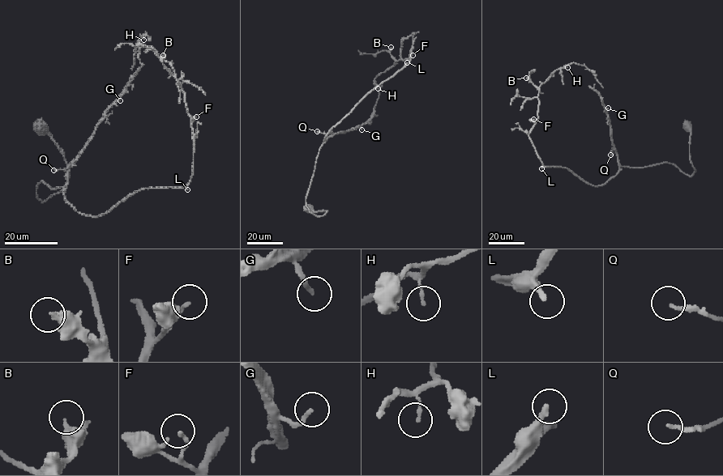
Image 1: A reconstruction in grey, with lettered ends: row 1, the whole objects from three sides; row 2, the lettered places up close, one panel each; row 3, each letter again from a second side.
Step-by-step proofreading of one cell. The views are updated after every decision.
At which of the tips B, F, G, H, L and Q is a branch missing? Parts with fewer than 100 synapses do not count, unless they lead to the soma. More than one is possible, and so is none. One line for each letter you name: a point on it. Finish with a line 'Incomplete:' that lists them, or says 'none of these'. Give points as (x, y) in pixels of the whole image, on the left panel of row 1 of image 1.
L: at (187, 189)
Incomplete: L

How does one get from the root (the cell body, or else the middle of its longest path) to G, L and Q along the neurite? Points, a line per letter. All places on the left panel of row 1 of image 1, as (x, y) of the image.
G: (41, 127), (68, 167), (66, 185), (42, 201), (37, 185), (65, 185), (70, 163), (120, 100)
L: (41, 127), (68, 167), (66, 185), (42, 201), (41, 181), (94, 216), (144, 189), (187, 189)
Q: (41, 127), (68, 167), (66, 185), (42, 201), (37, 185), (64, 186), (75, 160), (53, 170)

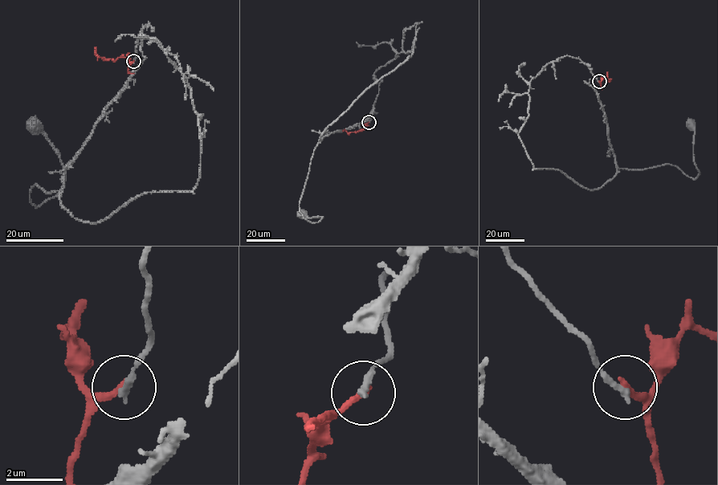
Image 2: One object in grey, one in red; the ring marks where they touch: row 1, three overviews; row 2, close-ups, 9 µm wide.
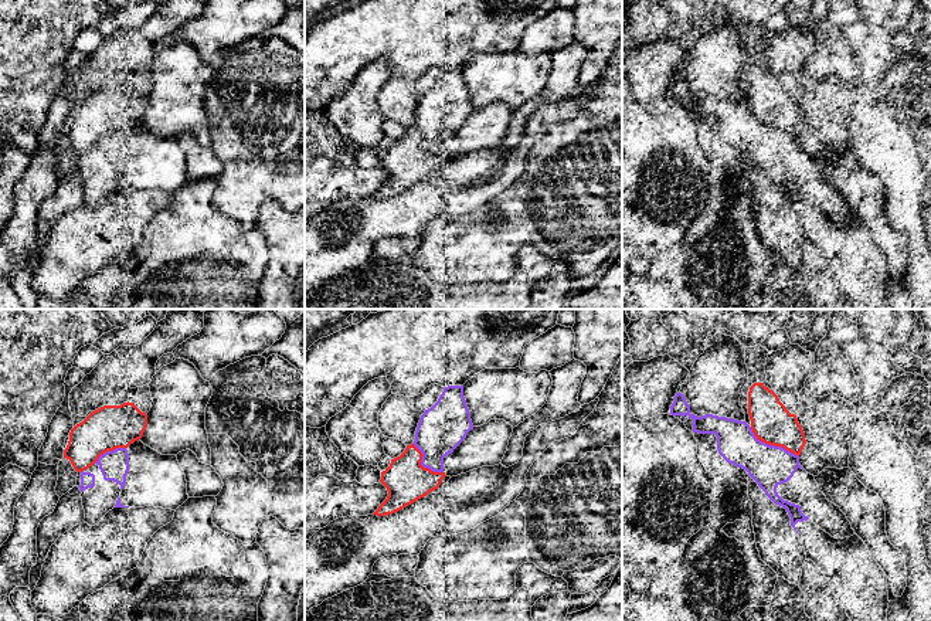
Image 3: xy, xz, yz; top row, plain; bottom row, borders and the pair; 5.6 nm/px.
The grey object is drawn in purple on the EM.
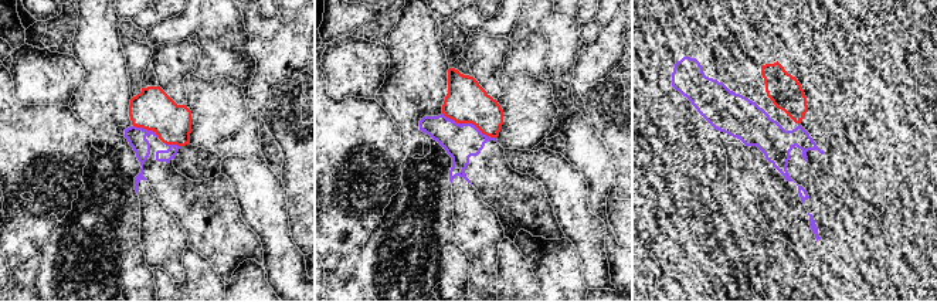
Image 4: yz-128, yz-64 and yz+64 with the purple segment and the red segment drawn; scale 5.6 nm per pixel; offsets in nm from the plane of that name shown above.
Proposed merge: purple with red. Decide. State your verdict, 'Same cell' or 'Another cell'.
Another cell

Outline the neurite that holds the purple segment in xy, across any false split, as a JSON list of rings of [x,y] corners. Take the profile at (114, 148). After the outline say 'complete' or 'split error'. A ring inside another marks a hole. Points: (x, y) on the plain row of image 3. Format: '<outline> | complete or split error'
[[[116,130],[102,136],[88,152],[78,155],[84,204],[95,208],[113,190],[129,190],[120,186],[120,176],[129,155],[129,136],[126,130]]] | split error

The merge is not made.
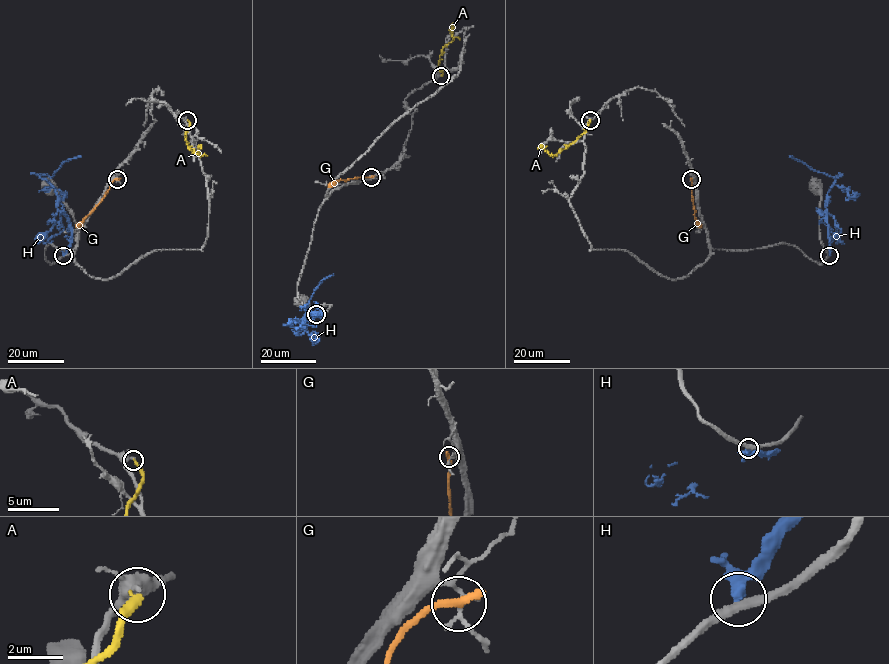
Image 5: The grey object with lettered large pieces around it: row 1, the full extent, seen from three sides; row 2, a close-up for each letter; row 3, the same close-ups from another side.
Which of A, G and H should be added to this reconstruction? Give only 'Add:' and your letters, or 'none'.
Add: none

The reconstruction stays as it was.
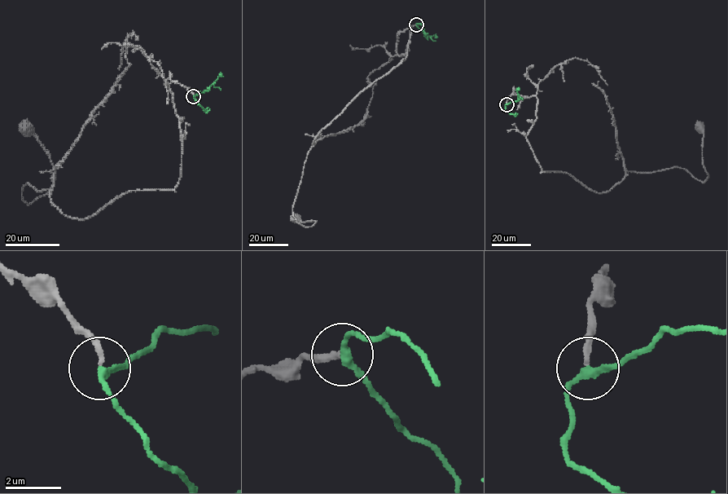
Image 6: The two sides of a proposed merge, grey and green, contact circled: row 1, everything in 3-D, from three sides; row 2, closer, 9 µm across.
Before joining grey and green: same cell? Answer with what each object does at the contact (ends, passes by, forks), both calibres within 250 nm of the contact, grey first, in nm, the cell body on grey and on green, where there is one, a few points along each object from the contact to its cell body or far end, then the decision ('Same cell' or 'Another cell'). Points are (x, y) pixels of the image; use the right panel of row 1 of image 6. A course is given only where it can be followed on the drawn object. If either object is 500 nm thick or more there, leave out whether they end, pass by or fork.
At the ring grey ends. At the ring green passes by. Thickness 190 nm (grey) against 240 nm. Soma of grey: (699, 127). Soma of green: none. Course of grey: (506, 103), (535, 95), (527, 140), (541, 169), (598, 192), (626, 171), (679, 167), (703, 182), (700, 127). Course of green: (506, 103), (518, 100), (518, 87). Same cell

